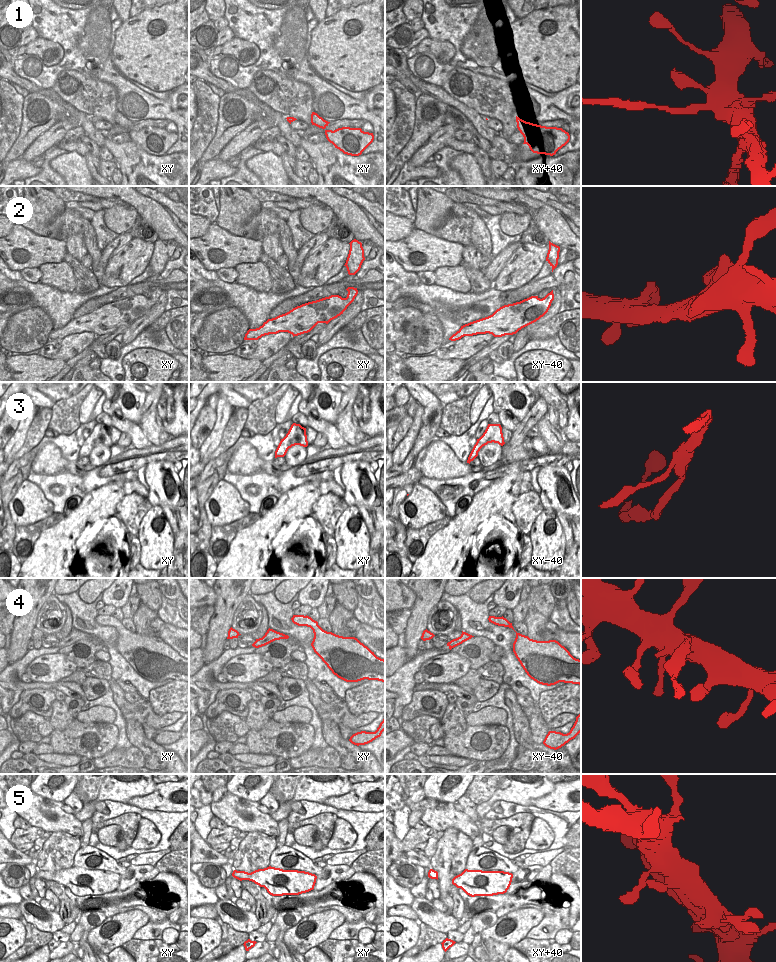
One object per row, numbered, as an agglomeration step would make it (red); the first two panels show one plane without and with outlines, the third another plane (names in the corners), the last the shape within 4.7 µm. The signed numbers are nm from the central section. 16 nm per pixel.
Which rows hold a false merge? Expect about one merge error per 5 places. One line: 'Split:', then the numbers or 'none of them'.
Split: none of them

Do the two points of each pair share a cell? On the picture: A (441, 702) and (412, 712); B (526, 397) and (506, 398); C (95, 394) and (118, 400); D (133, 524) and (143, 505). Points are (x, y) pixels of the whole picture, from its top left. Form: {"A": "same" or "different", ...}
{"A": "same", "B": "same", "C": "different", "D": "same"}

